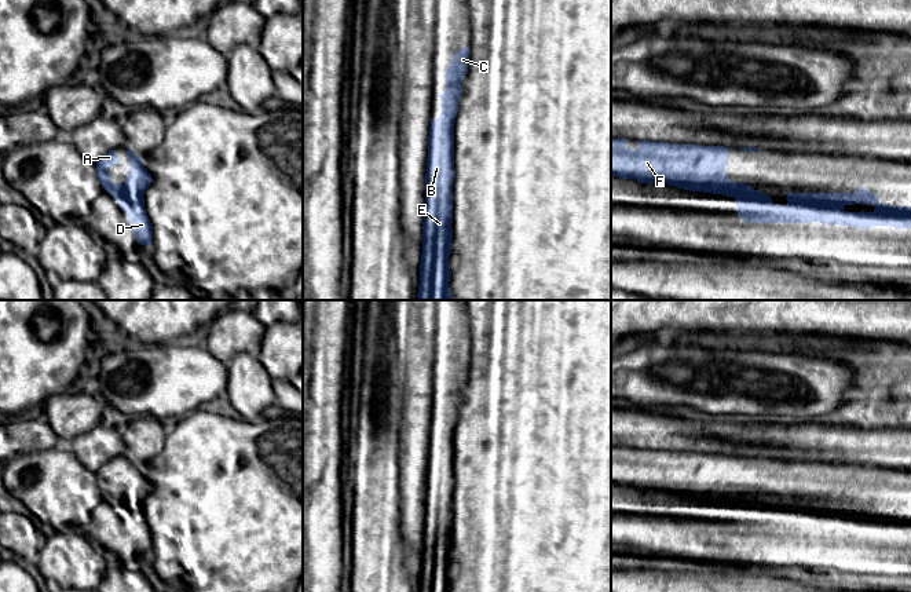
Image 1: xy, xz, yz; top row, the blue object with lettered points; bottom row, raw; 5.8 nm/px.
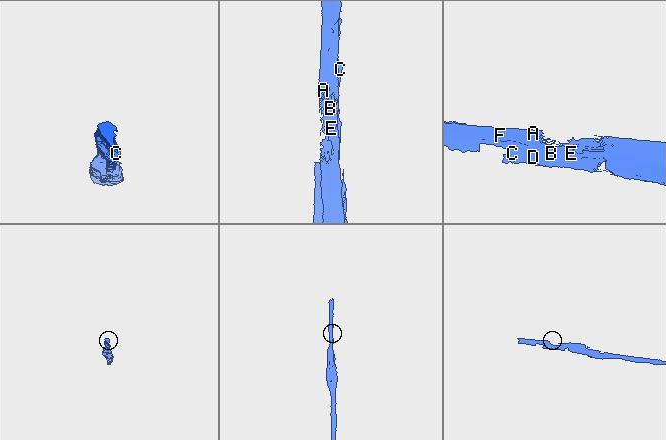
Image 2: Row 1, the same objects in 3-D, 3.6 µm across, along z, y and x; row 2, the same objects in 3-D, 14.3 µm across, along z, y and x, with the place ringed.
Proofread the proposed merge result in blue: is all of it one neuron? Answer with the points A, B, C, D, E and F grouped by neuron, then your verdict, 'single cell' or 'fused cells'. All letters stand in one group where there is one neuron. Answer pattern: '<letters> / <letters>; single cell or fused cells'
A B C D E F; single cell

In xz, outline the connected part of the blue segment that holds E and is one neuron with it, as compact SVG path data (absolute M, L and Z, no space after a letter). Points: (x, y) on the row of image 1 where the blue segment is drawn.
M469 45L457 51L444 74L447 87L442 99L442 113L431 121L428 136L428 158L425 173L425 208L422 220L422 253L420 263L420 285L417 300L453 300L449 285L451 271L449 256L453 241L453 184L454 184L454 123L458 112L458 102L462 94L462 80L468 72Z

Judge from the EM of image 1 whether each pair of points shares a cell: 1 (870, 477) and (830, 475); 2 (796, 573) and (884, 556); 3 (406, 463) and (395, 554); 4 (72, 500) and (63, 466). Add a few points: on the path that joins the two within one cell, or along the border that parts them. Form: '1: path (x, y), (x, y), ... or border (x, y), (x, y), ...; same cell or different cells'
1: path (860, 477), (840, 477); same cell
2: border (797, 563), (833, 569); different cells
3: border (401, 478), (401, 532), (408, 543); different cells
4: path (63, 492), (63, 474); same cell

